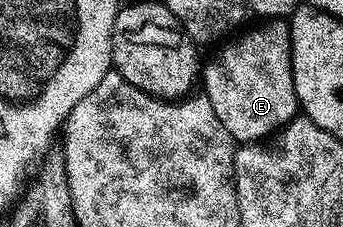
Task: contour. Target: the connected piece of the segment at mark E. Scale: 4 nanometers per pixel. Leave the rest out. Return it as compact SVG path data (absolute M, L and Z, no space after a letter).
M271 18L249 29L241 32L246 34L238 33L234 42L226 41L226 46L203 66L203 92L211 100L219 124L237 144L262 141L299 114L288 21Z

